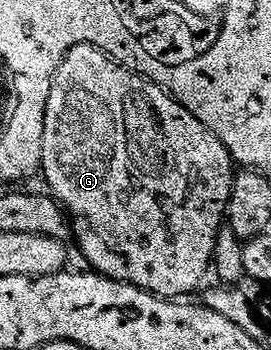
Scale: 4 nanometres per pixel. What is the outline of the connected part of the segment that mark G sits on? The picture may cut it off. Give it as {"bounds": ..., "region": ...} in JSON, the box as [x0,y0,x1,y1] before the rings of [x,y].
{"bounds":[40,46,235,300],"region":[[[76,46],[71,48],[65,59],[59,64],[51,84],[51,96],[47,100],[46,122],[43,124],[43,156],[41,157],[40,173],[45,174],[45,182],[49,185],[48,193],[72,217],[77,217],[75,222],[75,238],[77,234],[77,246],[81,254],[90,262],[96,273],[102,274],[104,278],[112,278],[113,281],[130,286],[137,286],[146,290],[149,294],[156,294],[158,298],[170,300],[181,300],[184,294],[193,294],[201,286],[205,273],[210,273],[213,266],[213,253],[217,247],[217,235],[223,229],[226,221],[226,210],[229,206],[229,197],[232,195],[233,183],[235,181],[235,159],[229,154],[229,150],[215,137],[198,119],[193,122],[195,116],[189,118],[192,112],[187,107],[177,103],[176,98],[170,93],[157,94],[153,90],[156,82],[145,86],[149,79],[140,73],[134,72],[128,65],[119,63],[109,57],[99,48],[94,46]]]}

